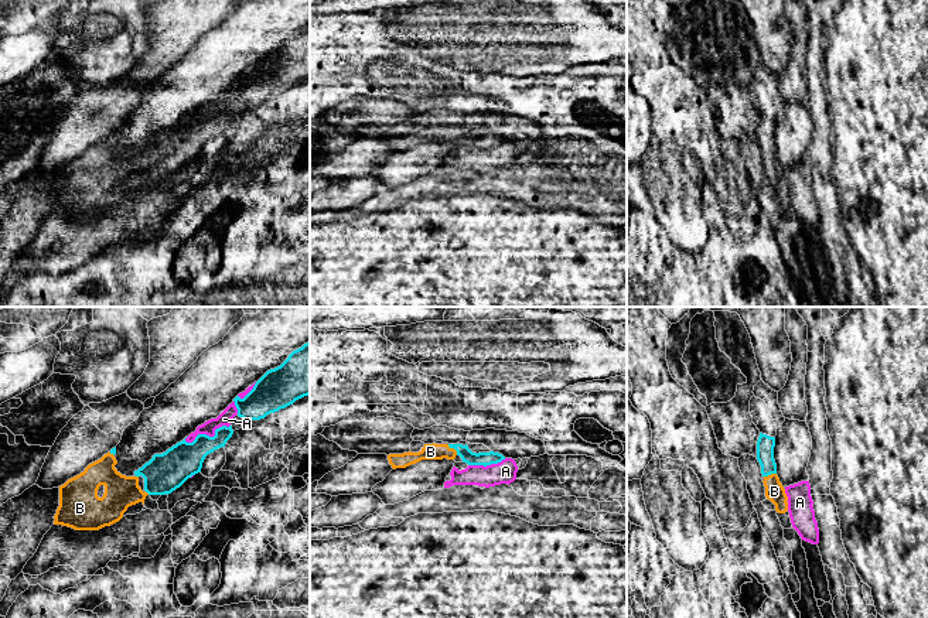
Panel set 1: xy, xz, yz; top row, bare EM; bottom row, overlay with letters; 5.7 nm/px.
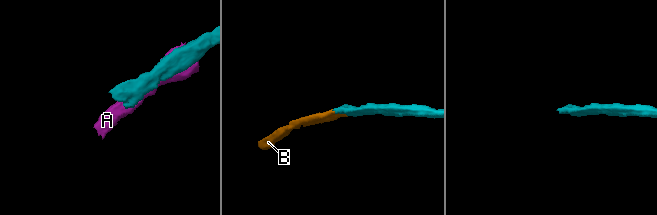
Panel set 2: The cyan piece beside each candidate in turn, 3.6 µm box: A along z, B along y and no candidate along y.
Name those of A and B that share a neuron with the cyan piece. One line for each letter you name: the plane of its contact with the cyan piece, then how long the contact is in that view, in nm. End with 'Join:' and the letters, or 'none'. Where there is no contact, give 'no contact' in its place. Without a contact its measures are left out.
B: xz | 90 nm
Join: B

